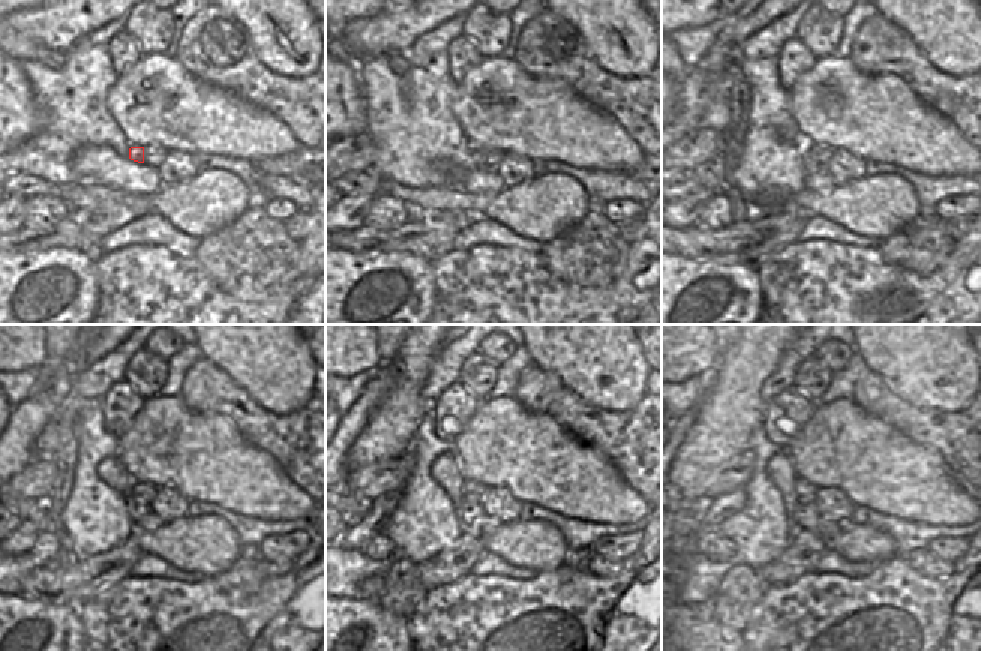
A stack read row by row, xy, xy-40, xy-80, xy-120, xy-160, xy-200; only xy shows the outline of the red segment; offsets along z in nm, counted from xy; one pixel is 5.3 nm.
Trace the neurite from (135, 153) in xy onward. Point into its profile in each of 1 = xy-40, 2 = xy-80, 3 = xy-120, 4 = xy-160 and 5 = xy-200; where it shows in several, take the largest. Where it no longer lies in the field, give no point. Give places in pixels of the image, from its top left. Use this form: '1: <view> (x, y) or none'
1: xy-40 (474, 155)
2: xy-80 (810, 167)
3: xy-120 (135, 509)
4: xy-160 (468, 513)
5: xy-200 (806, 516)

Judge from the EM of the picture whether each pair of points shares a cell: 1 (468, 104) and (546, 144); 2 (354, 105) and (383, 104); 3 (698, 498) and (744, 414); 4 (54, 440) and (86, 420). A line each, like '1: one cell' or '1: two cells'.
1: one cell
2: two cells
3: one cell
4: two cells

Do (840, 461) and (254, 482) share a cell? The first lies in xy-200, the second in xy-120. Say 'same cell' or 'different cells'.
same cell

